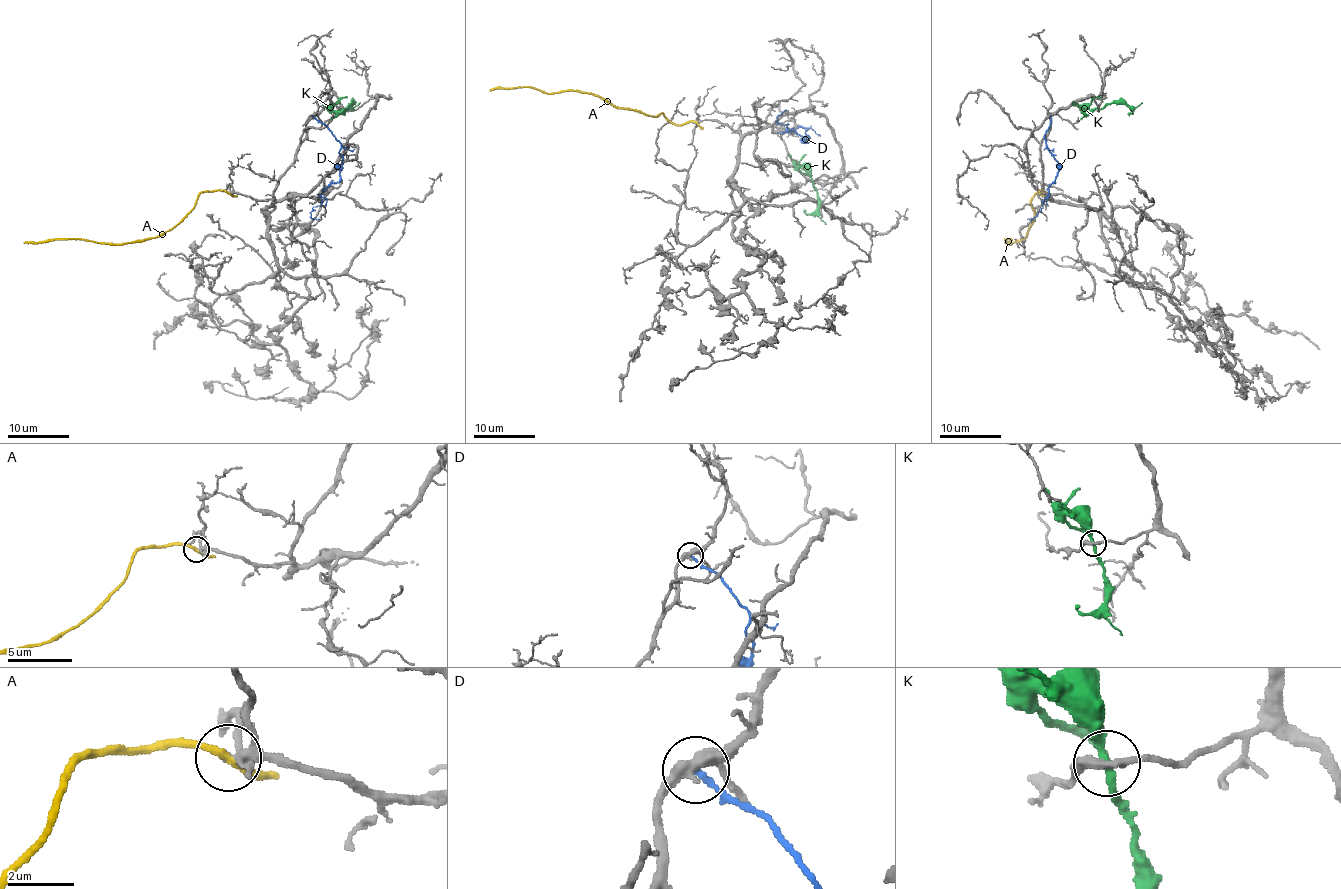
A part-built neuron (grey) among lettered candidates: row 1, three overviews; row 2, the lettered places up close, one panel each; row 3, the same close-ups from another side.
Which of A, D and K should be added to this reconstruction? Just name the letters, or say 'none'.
none

